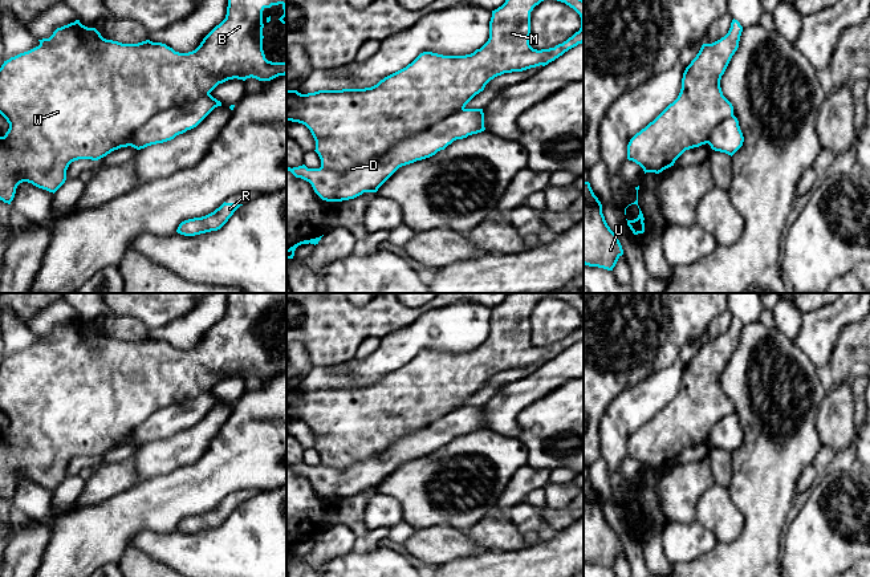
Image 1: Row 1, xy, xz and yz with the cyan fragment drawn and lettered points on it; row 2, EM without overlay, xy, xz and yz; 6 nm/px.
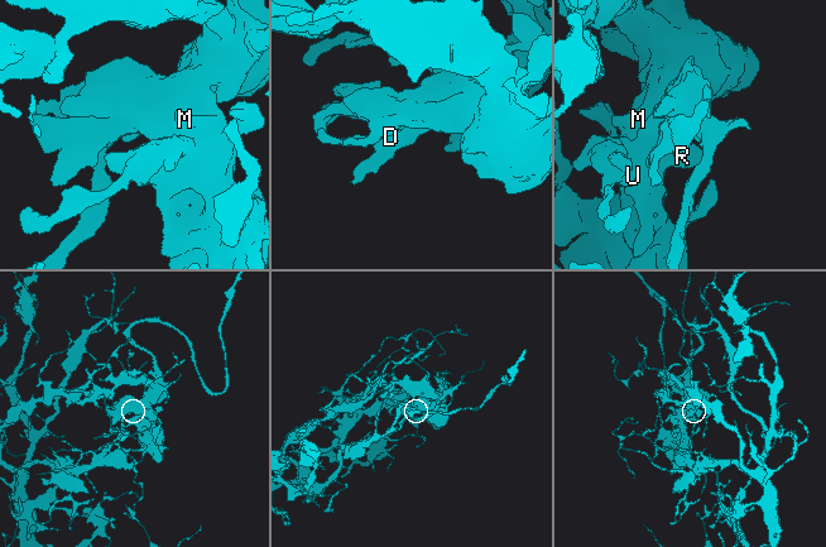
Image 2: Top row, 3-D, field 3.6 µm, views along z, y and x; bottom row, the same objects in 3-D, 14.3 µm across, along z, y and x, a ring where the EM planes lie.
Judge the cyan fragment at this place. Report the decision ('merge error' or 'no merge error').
merge error

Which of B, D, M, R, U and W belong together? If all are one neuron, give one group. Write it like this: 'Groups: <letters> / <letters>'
Groups: B M R U W / D

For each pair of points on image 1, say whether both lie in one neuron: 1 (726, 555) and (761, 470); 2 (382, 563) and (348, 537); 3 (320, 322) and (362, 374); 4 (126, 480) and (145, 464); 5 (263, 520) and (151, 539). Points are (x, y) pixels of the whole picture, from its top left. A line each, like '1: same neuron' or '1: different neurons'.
1: same neuron
2: different neurons
3: different neurons
4: different neurons
5: same neuron

